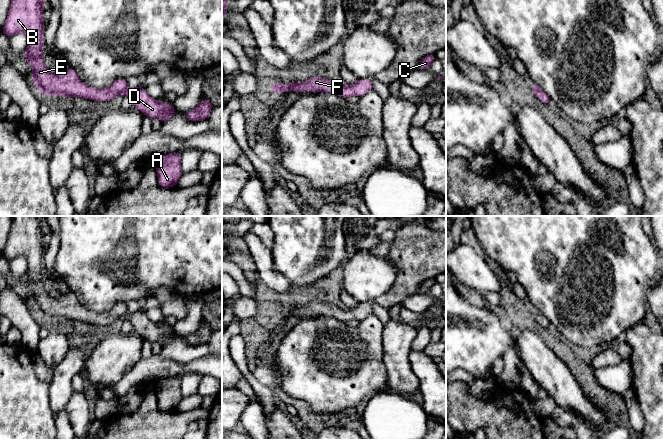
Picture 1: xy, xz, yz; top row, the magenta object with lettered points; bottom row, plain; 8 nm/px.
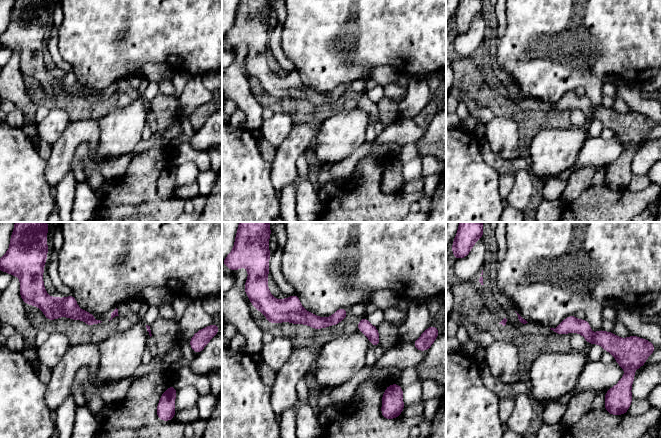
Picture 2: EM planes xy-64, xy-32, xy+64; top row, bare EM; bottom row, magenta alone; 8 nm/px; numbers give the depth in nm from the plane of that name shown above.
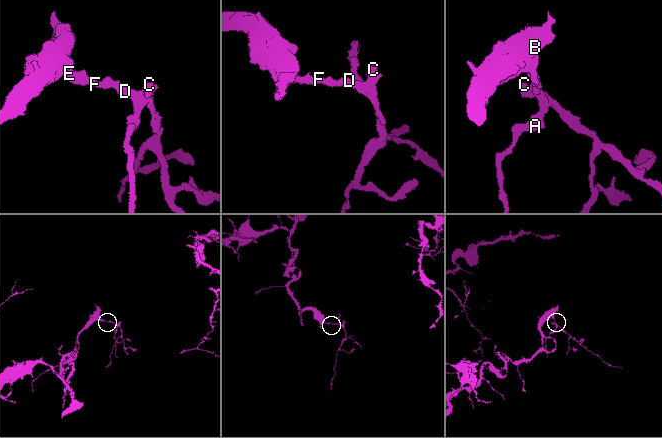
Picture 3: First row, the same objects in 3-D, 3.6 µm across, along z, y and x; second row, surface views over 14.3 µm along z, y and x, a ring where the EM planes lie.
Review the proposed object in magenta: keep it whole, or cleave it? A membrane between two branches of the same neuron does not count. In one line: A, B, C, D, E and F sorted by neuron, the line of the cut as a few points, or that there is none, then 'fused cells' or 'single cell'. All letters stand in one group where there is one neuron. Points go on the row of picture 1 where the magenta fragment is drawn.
A B C D E F; no cut; single cell

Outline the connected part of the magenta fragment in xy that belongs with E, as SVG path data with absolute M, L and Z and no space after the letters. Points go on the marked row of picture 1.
M12 0L2 27L2 33L8 38L18 33L26 35L28 45L22 56L31 65L32 82L41 94L66 98L80 96L93 101L108 101L122 94L129 96L134 107L145 116L162 122L173 117L177 112L173 105L153 99L141 86L130 88L125 79L115 80L107 89L95 89L83 83L71 66L56 73L47 70L43 60L45 5L45 0Z

